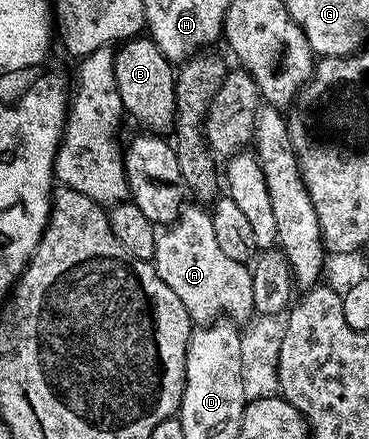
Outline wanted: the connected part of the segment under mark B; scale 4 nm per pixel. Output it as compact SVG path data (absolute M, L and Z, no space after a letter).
M148 36L121 41L115 47L115 55L114 79L124 110L129 115L132 113L144 125L141 127L149 131L171 131L176 120L176 76L173 63Z

